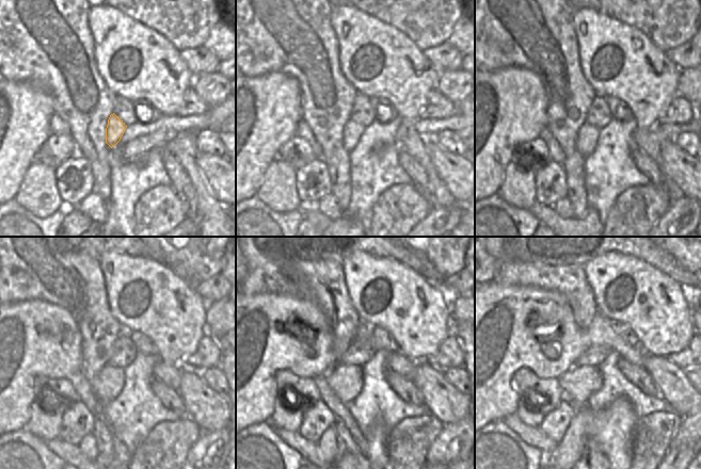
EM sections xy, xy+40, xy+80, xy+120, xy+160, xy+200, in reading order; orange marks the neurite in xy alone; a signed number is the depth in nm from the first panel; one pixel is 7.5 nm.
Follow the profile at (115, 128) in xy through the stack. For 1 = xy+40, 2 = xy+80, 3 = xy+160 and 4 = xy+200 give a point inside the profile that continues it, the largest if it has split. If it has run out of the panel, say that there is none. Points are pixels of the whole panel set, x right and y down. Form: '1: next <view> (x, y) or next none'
1: next xy+40 (352, 131)
2: next xy+80 (588, 134)
3: next xy+160 (340, 378)
4: next xy+200 (576, 382)

